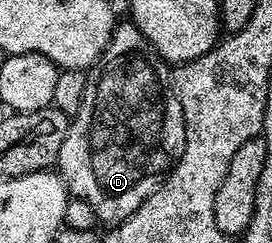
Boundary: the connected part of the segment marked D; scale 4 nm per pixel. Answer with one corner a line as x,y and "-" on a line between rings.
124,20
116,25
111,42
103,51
97,66
99,75
93,74
95,72
87,74
81,108
70,119
71,127
63,134
57,170
66,182
68,191
74,197
88,202
100,223
118,224
141,208
143,201
170,171
176,161
177,151
183,144
185,120
179,98
171,84
168,67
134,22

